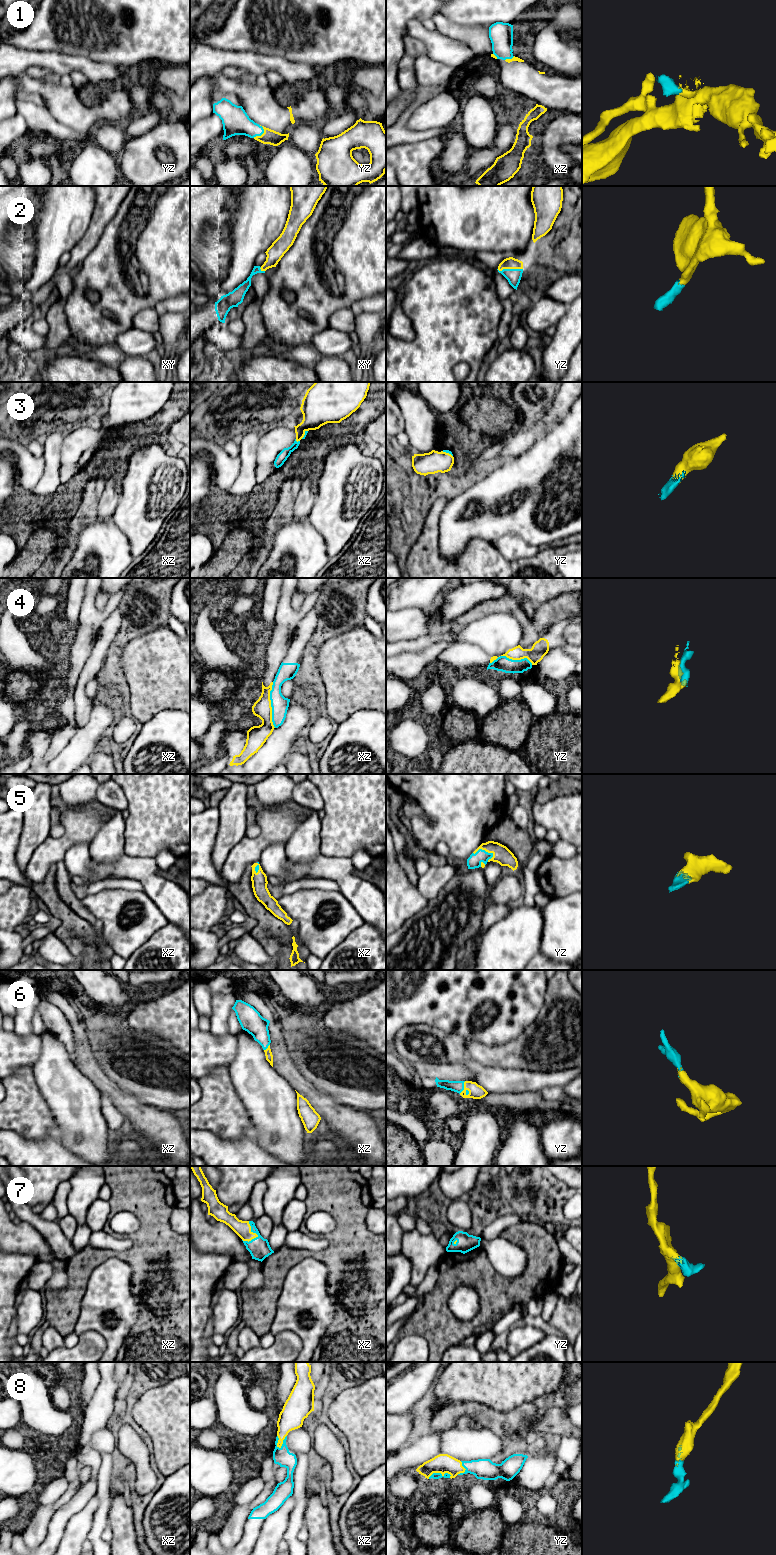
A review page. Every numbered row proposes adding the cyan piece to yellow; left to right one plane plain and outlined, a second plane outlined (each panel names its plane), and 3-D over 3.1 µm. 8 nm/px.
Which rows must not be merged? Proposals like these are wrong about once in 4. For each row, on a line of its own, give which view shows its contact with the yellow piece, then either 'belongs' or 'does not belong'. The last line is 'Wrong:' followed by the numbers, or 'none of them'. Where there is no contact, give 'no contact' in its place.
1: meets yellow in yz; belongs
2: meets yellow in yz; belongs
3: meets yellow in xz; belongs
4: meets yellow in xz; does not belong
5: meets yellow in yz; belongs
6: meets yellow in yz; belongs
7: meets yellow in xz; belongs
8: meets yellow in yz; belongs
Wrong: 4

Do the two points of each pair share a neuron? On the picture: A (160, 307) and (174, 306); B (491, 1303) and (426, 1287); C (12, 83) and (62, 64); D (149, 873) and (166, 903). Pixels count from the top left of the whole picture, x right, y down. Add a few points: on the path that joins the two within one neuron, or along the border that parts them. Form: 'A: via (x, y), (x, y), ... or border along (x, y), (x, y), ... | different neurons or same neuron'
A: via (163, 307), (171, 306) | same neuron
B: border along (438, 1266), (437, 1281), (425, 1294) | different neurons
C: border along (10, 75), (19, 78) | different neurons
D: via (151, 880), (166, 896) | same neuron

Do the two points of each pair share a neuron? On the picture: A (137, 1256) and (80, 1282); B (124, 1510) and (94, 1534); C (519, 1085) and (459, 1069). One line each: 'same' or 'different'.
A: same
B: different
C: different

